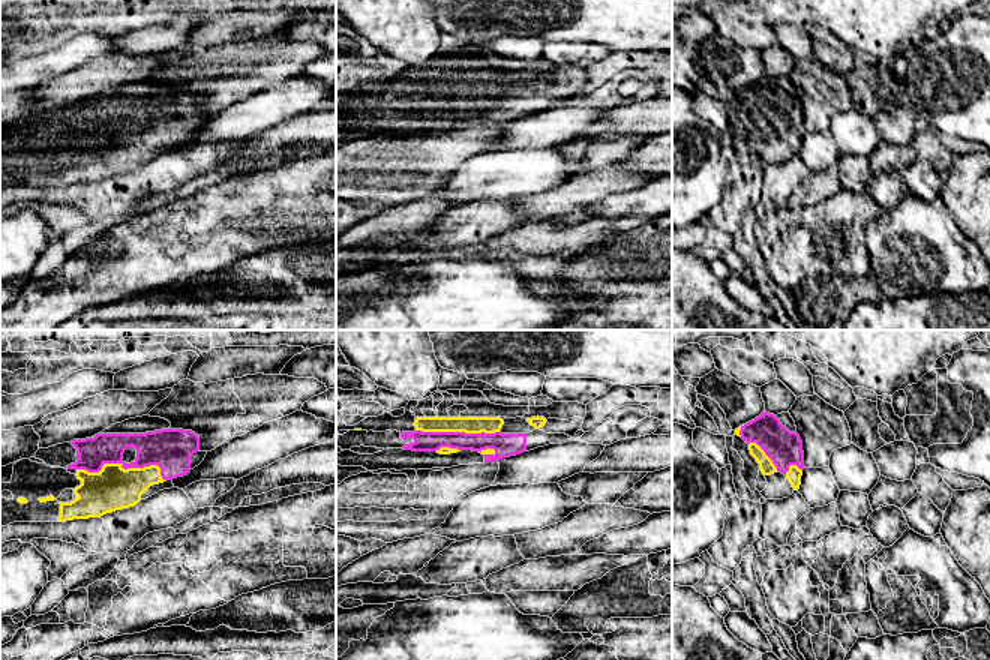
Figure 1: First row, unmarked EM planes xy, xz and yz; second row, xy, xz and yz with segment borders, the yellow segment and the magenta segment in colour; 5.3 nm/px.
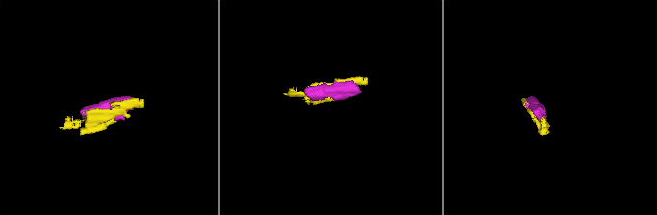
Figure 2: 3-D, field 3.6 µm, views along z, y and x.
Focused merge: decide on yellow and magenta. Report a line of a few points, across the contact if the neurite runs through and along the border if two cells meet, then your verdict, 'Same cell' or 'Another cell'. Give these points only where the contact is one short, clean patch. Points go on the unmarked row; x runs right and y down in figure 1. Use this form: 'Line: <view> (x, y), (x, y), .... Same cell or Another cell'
Same cell

